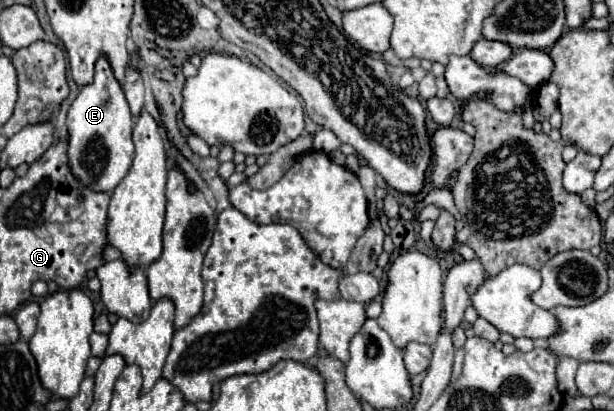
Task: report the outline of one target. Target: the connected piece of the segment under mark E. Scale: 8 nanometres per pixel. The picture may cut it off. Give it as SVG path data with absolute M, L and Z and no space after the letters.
M103 56L97 60L93 84L83 86L73 100L67 112L67 128L67 156L73 176L93 192L113 192L113 188L127 176L133 162L133 118L121 84L115 80L109 62Z

